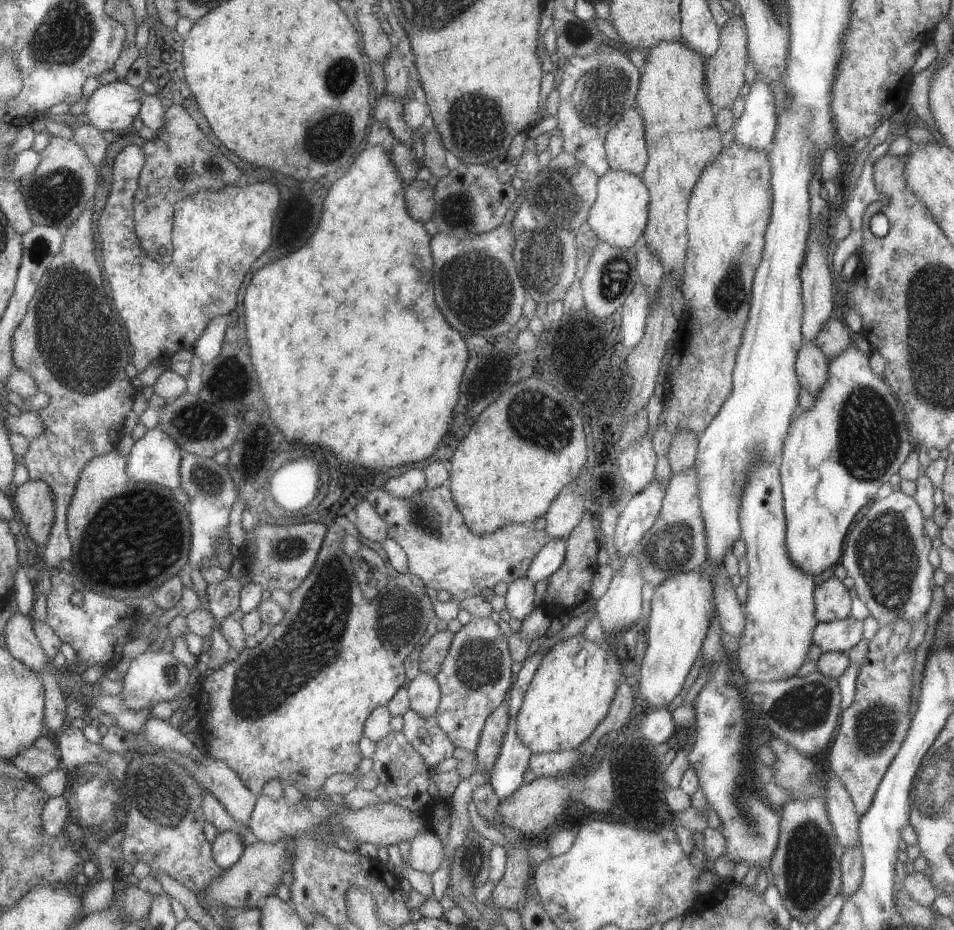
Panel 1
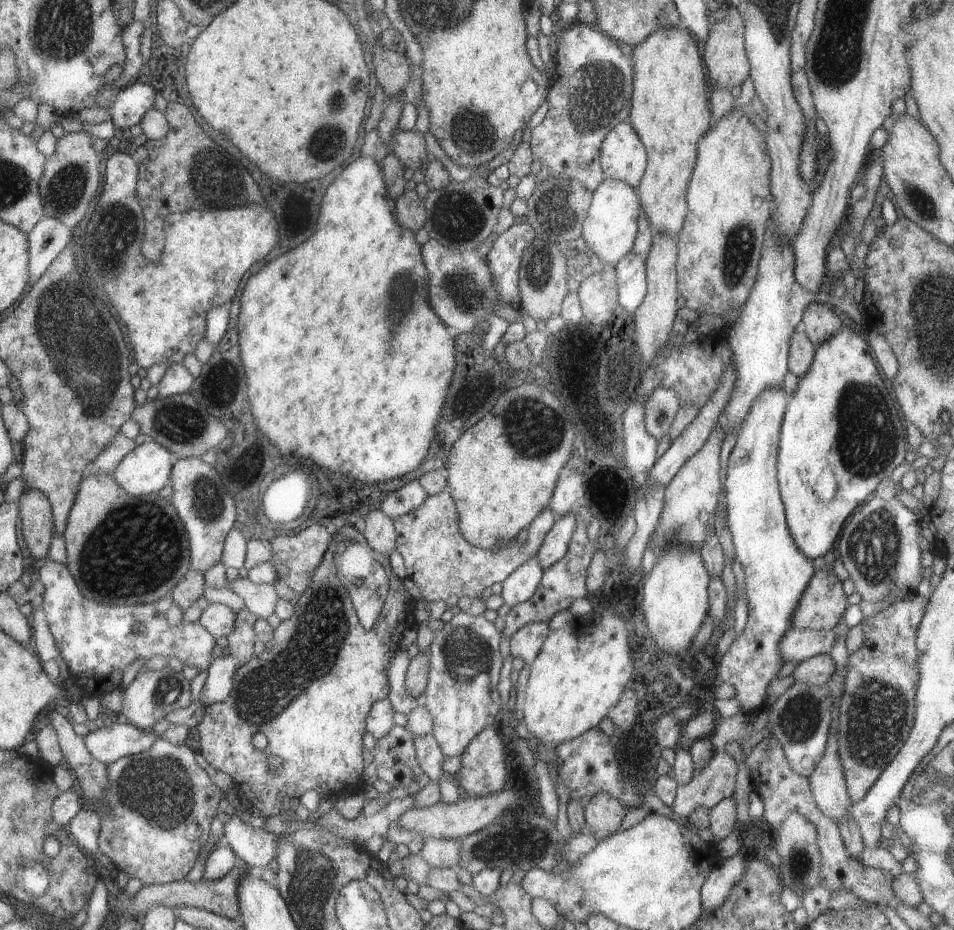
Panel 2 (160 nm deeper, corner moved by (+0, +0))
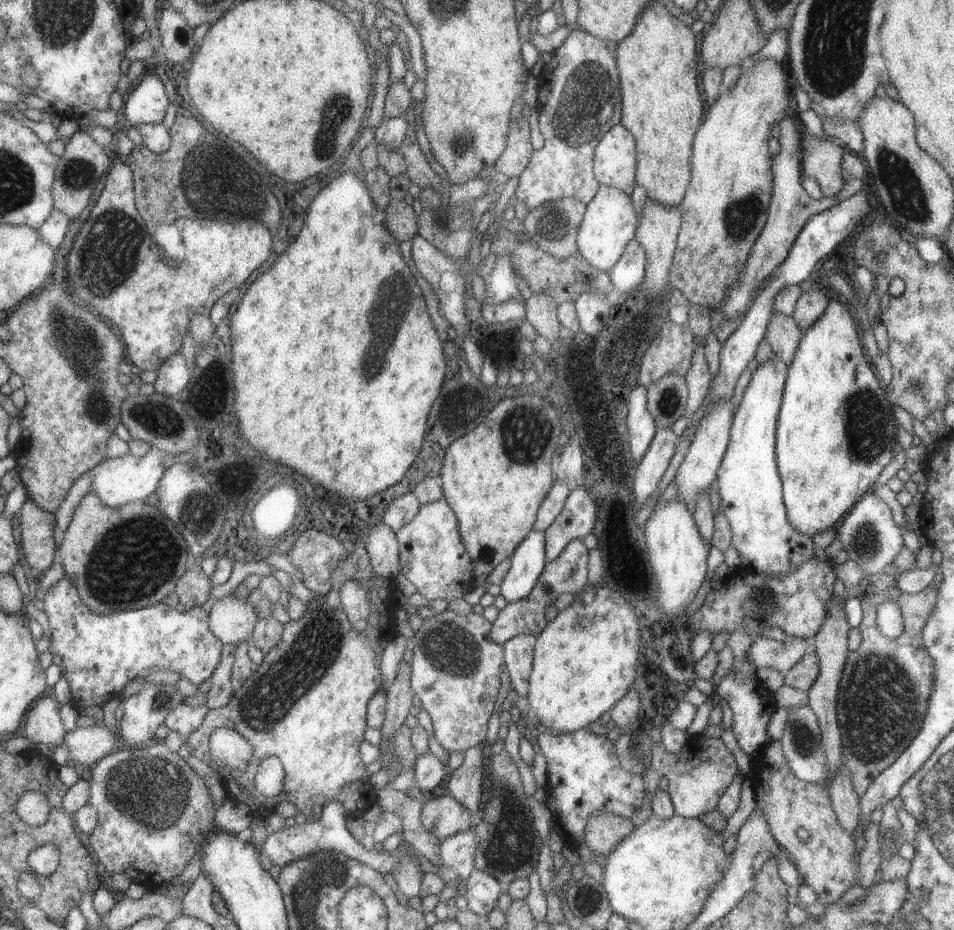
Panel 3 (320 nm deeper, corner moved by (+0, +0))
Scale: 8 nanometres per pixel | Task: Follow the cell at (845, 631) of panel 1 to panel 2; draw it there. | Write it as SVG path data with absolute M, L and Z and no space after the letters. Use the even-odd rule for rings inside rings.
M791 626L783 631L777 641L778 655L783 663L798 663L819 653L828 654L833 638L833 629L798 629Z

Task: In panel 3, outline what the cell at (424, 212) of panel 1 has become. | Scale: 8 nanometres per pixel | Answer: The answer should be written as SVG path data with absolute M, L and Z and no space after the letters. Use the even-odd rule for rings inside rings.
M403 200L389 201L384 208L384 227L398 243L410 240L416 234L416 216L411 205Z

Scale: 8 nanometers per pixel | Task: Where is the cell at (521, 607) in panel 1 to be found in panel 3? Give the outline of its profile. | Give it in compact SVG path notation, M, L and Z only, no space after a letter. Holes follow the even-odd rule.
M532 528L511 553L510 567L500 582L500 594L506 602L527 596L546 563L544 531Z

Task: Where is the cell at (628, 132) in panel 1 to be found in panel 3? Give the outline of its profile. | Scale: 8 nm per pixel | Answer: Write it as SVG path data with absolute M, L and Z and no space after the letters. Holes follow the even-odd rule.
M621 124L612 126L596 144L592 173L599 186L613 187L628 195L635 186L636 146L633 135Z

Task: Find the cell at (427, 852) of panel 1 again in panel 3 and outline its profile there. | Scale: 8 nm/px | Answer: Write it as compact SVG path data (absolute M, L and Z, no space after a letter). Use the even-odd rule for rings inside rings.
M474 825L441 840L439 858L443 867L451 868L465 880L474 868L474 852L478 838Z

